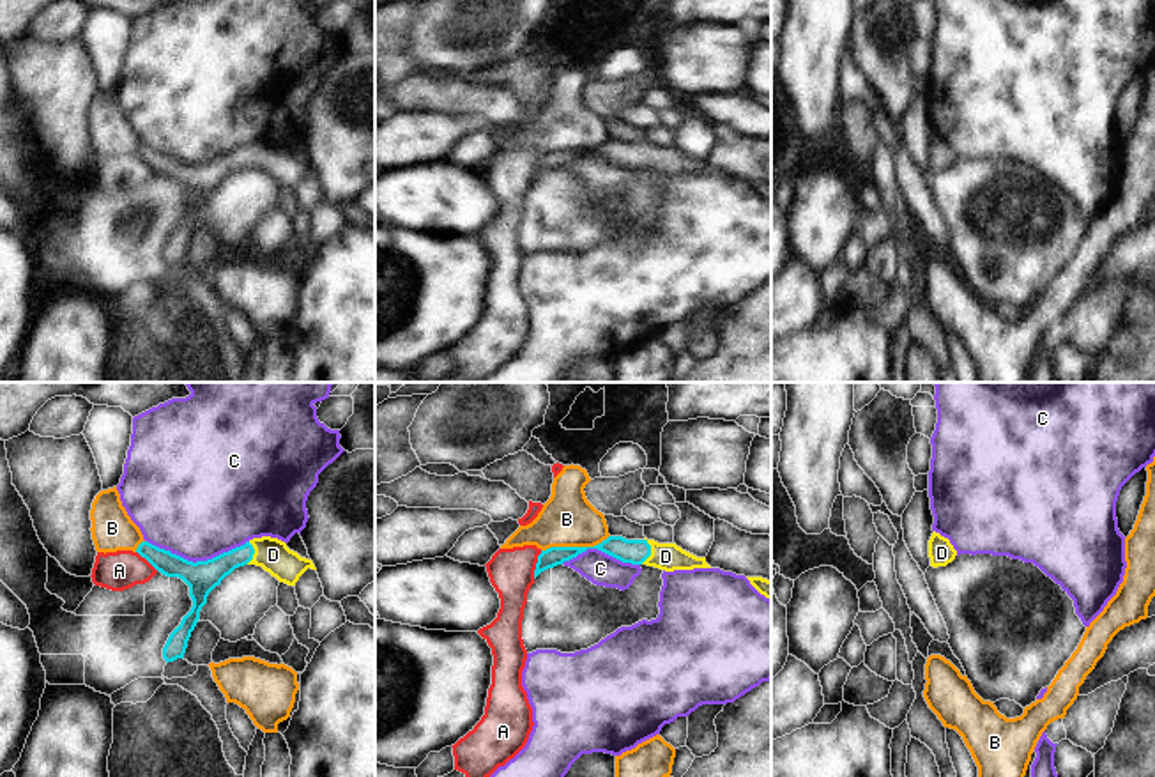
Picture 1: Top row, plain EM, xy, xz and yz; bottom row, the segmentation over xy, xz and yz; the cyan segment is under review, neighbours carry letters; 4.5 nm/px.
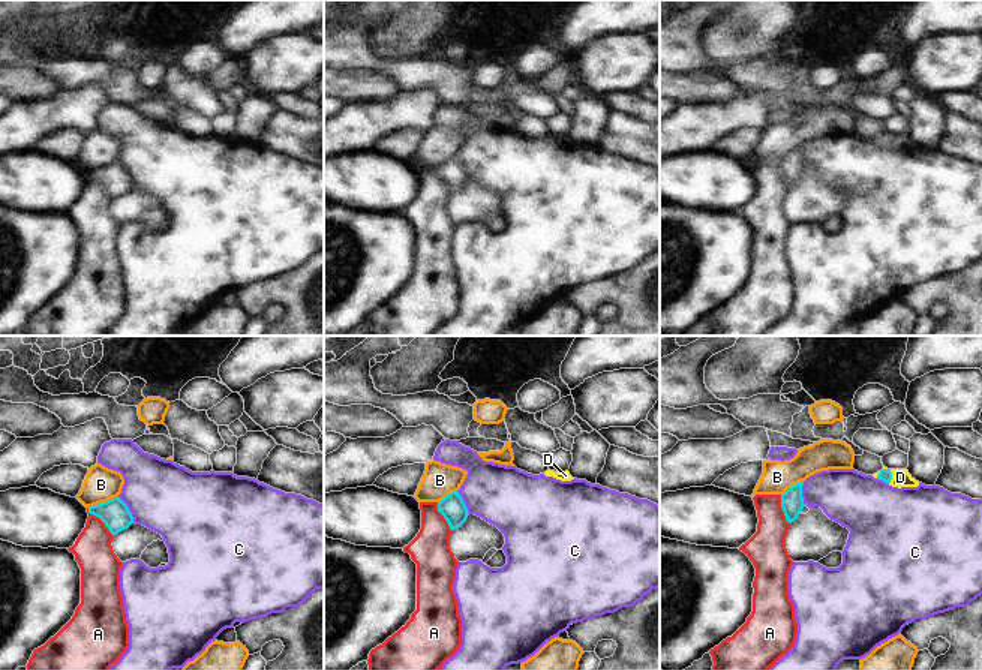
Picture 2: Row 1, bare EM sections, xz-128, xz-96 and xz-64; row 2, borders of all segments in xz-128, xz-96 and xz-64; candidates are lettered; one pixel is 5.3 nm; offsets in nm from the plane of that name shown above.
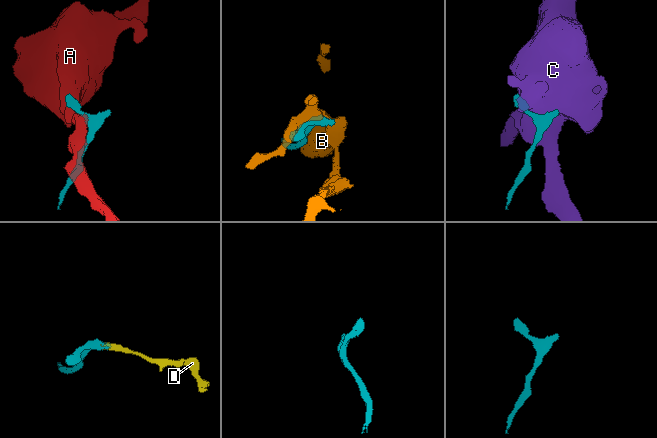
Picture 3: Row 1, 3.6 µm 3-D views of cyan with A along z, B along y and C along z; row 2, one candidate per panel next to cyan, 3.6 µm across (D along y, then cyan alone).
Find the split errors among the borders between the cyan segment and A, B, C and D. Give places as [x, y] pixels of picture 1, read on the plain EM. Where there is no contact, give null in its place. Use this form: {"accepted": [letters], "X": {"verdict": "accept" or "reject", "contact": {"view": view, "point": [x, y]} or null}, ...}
{"accepted": ["D"], "A": {"verdict": "reject", "contact": {"view": "xz", "point": [536, 169]}}, "B": {"verdict": "reject", "contact": {"view": "xz", "point": [575, 151]}}, "C": {"verdict": "reject", "contact": {"view": "xy", "point": [197, 165]}}, "D": {"verdict": "accept", "contact": {"view": "xz", "point": [650, 154]}}}

